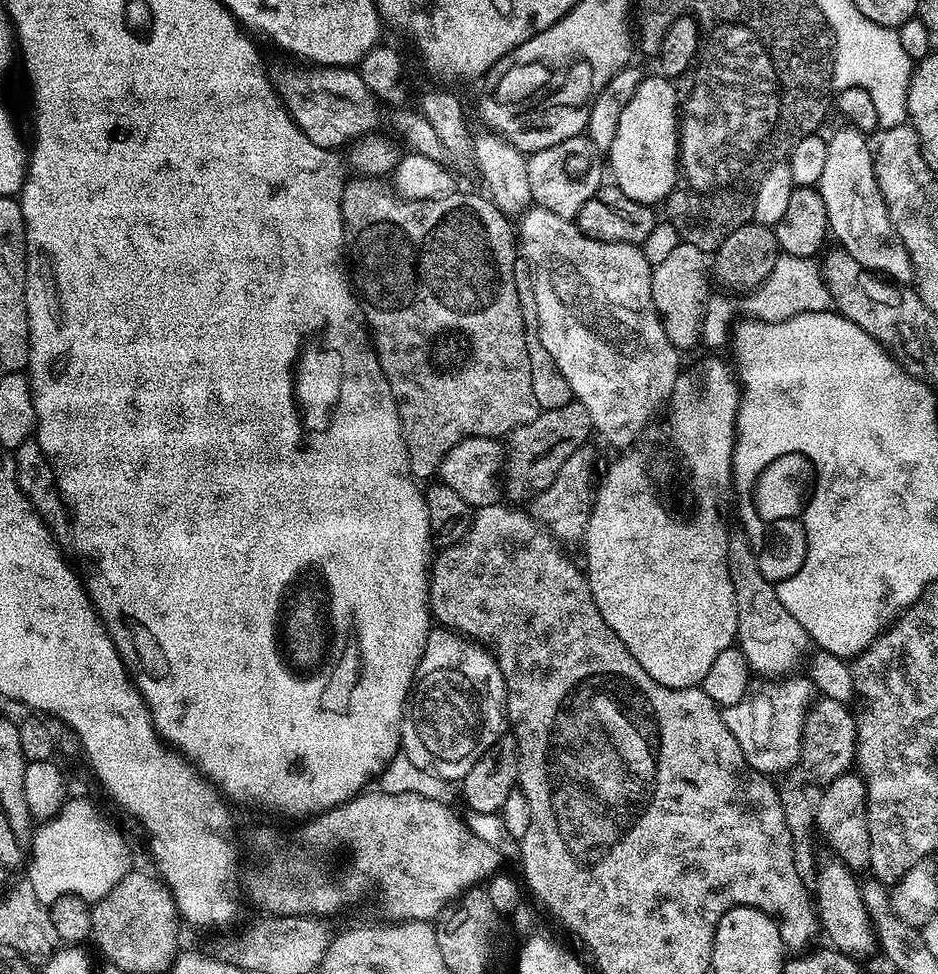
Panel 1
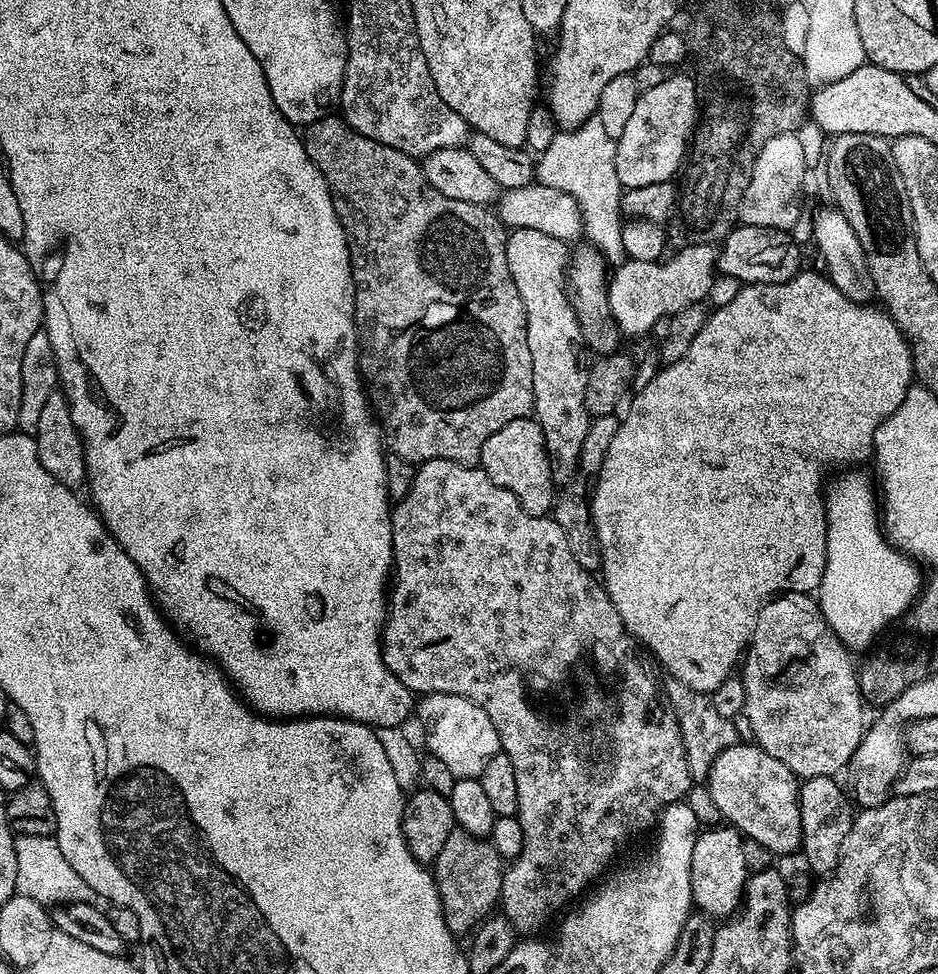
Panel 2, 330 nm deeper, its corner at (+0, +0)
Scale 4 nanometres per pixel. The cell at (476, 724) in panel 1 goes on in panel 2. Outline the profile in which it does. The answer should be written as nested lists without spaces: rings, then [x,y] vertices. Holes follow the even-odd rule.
[[[430,692],[419,701],[418,716],[424,727],[424,744],[427,751],[434,758],[446,762],[447,769],[456,778],[474,780],[480,777],[482,770],[486,770],[486,762],[501,751],[498,730],[494,730],[494,722],[490,722],[490,714],[482,710],[474,702],[462,698],[458,694],[442,694]]]

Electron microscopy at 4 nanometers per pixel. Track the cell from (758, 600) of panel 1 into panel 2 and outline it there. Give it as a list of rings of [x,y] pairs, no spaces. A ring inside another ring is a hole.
[[[803,592],[777,594],[758,614],[752,640],[742,660],[745,688],[742,716],[748,719],[751,739],[766,750],[770,758],[778,758],[778,762],[785,764],[797,778],[835,777],[839,768],[840,771],[847,769],[854,750],[864,737],[866,701],[860,695],[860,677],[854,660],[852,664],[852,656],[850,649],[834,634],[820,613],[819,603],[811,595]]]

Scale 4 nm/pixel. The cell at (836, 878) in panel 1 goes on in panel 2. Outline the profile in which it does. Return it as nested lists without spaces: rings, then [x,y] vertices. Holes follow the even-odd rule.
[[[737,742],[734,746],[722,750],[718,758],[714,758],[706,777],[708,796],[712,799],[713,806],[728,819],[725,821],[747,837],[751,843],[753,840],[754,843],[761,844],[768,852],[788,856],[792,851],[800,848],[802,838],[802,822],[798,806],[801,781],[785,764],[778,762],[778,758],[770,758],[770,754],[766,754],[766,750],[762,750],[759,744],[747,743]]]

